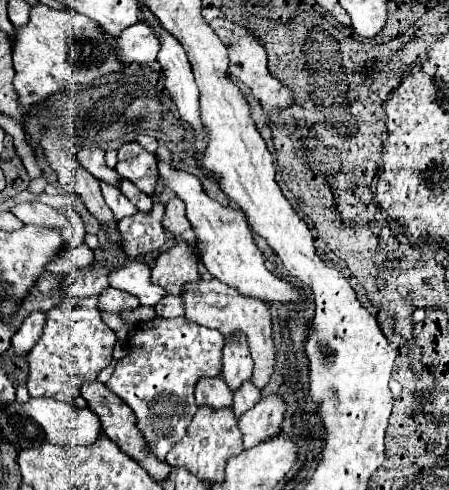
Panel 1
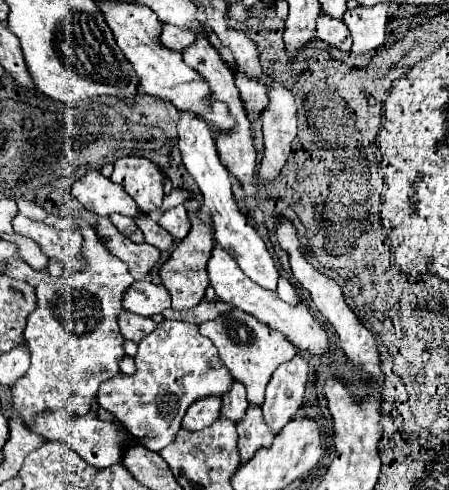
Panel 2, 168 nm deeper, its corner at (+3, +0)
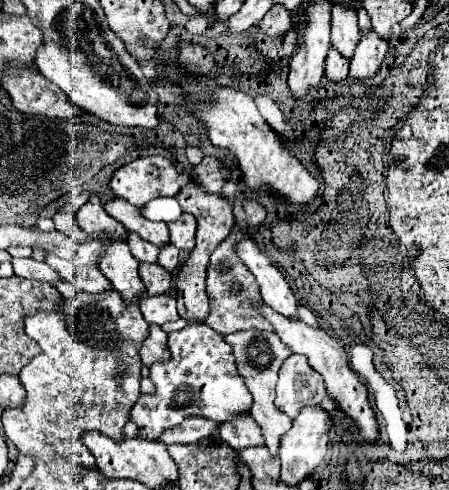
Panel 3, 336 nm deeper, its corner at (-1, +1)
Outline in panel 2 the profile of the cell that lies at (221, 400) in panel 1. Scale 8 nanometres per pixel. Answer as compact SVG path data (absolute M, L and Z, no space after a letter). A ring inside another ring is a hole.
M203 397L201 401L195 401L183 419L183 427L189 431L205 429L213 421L217 421L221 415L221 397Z

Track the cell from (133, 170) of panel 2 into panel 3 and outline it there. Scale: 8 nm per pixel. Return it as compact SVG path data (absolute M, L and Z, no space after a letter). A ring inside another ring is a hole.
M147 156L121 166L113 174L109 186L129 204L143 206L159 196L175 196L179 192L177 176L171 160L163 156Z

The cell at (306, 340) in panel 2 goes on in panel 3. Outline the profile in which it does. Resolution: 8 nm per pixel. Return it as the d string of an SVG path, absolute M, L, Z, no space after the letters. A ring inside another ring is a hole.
M263 304L259 310L261 310L261 314L273 324L273 328L275 328L277 336L281 338L281 342L283 342L293 354L303 354L303 356L309 360L309 366L323 376L325 388L327 388L327 394L329 394L329 400L331 400L339 410L343 410L345 416L349 416L349 418L355 422L357 430L359 430L359 434L361 434L361 438L363 438L363 442L365 442L365 444L375 444L375 442L379 440L379 424L377 424L375 412L373 412L373 408L371 408L371 404L369 404L369 400L367 400L367 386L361 384L359 376L353 372L353 368L351 368L351 364L349 364L349 356L347 356L343 344L341 344L339 340L331 338L325 330L315 330L315 328L307 326L303 320L291 320L291 318L279 316L277 312L273 312L273 310L271 310L269 306L265 306L265 304Z

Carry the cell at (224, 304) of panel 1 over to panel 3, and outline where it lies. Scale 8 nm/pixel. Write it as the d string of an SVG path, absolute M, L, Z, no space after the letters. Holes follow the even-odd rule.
M243 330L243 332L233 332L227 334L225 340L233 346L233 354L237 358L237 368L239 374L243 376L249 392L253 394L253 408L251 416L263 430L265 444L273 456L277 456L279 450L279 440L281 436L291 428L291 418L285 416L273 402L275 402L275 382L277 382L277 370L281 364L291 356L285 344L281 344L279 336L273 332L259 332L259 330Z

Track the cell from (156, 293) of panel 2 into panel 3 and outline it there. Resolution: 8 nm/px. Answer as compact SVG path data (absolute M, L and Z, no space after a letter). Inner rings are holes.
M145 296L141 302L141 312L149 324L165 324L179 320L173 296Z

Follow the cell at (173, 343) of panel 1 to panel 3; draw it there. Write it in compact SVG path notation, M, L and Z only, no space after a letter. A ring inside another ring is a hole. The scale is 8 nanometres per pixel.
M189 324L181 332L171 332L169 334L169 350L173 358L169 362L155 362L151 366L151 380L157 386L157 392L153 396L141 396L139 402L131 410L131 422L139 426L139 436L145 440L157 440L165 430L177 426L183 418L189 416L201 416L207 420L213 420L217 424L229 422L241 414L249 414L249 408L253 404L249 390L245 388L245 382L241 380L237 366L235 366L235 356L233 348L225 342L225 338L213 328L205 324Z

